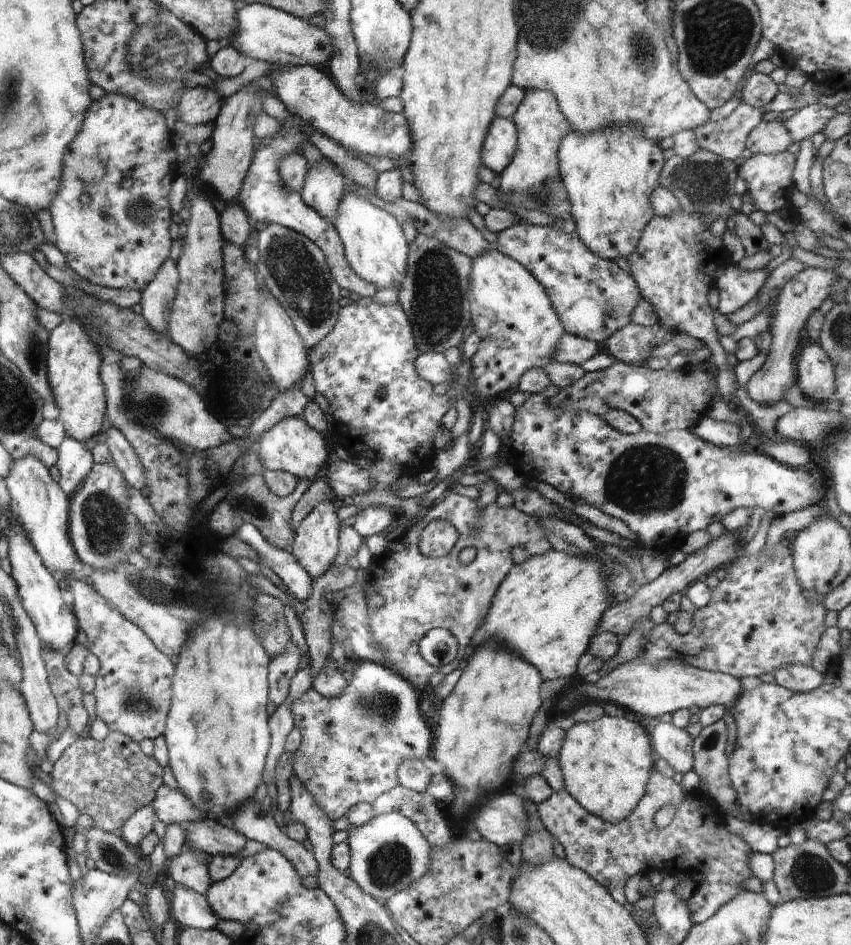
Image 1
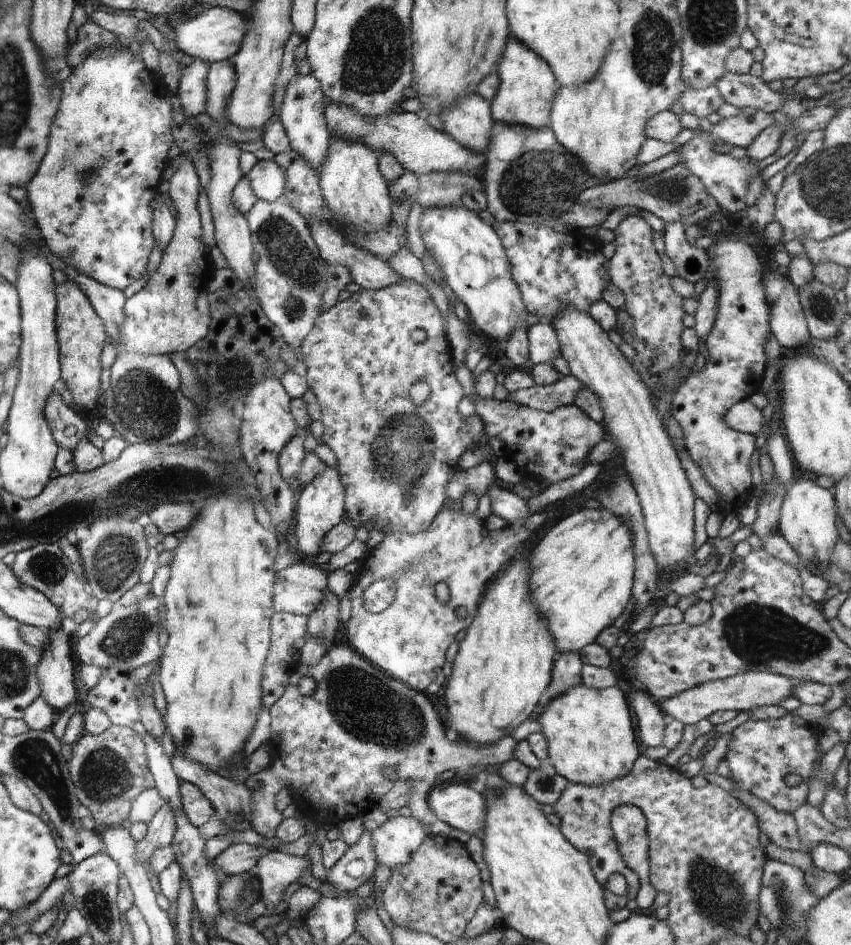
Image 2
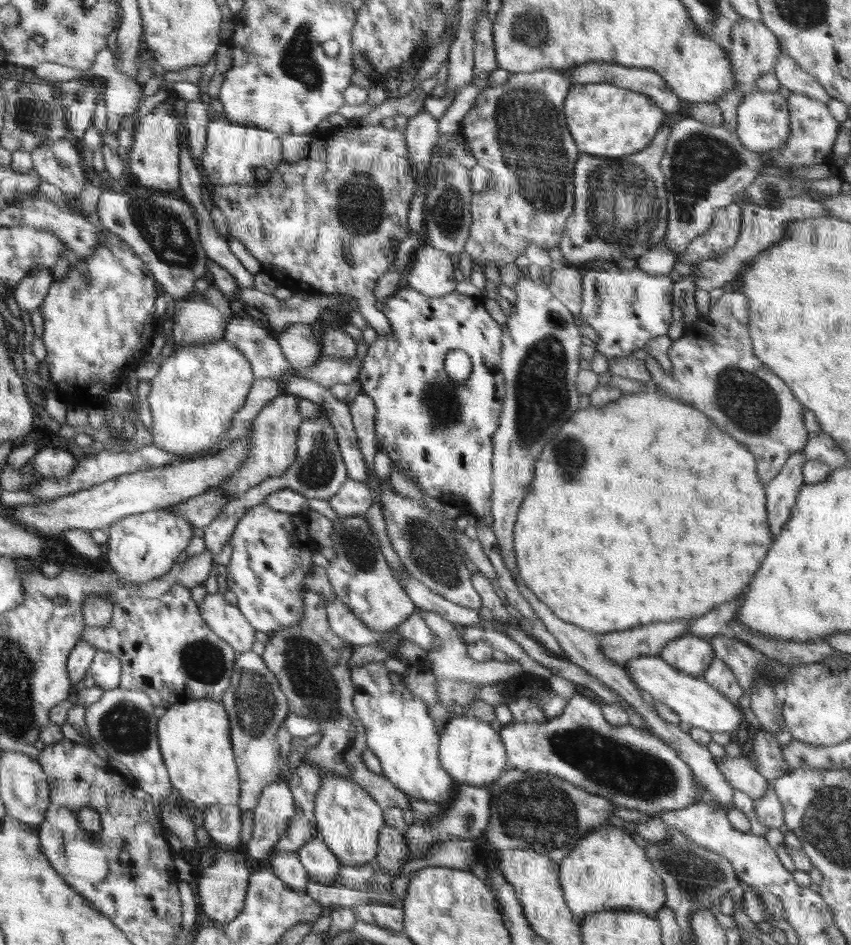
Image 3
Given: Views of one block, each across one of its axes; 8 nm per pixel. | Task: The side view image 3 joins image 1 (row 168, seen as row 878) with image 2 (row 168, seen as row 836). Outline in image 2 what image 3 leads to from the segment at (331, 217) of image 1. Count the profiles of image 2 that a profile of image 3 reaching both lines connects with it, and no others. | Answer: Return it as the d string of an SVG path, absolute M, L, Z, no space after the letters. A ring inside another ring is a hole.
M311 74L292 77L285 88L281 104L281 121L288 135L292 150L296 151L312 168L320 174L321 166L326 162L331 134L328 132L325 114L327 99L320 83Z

